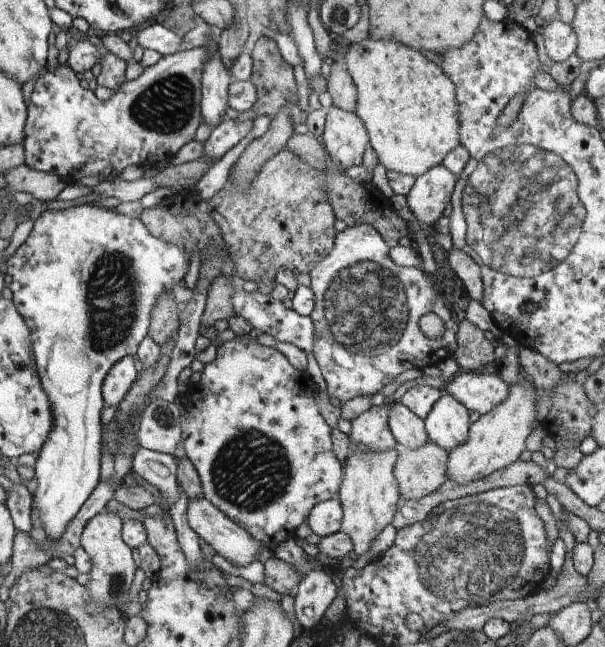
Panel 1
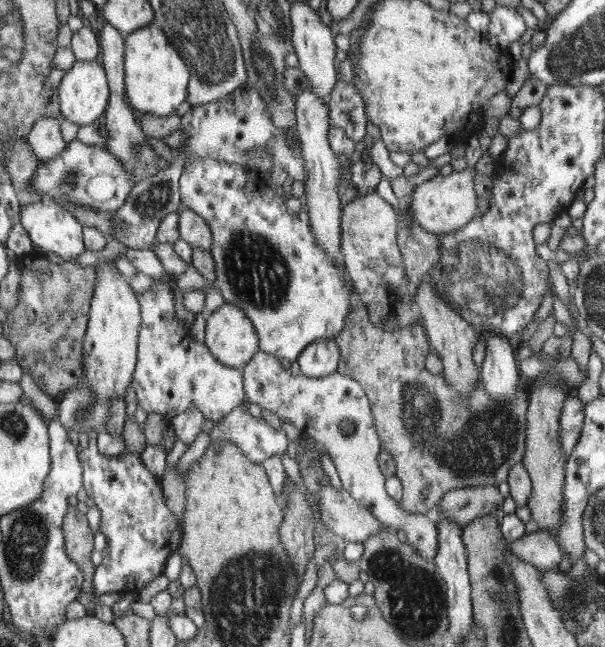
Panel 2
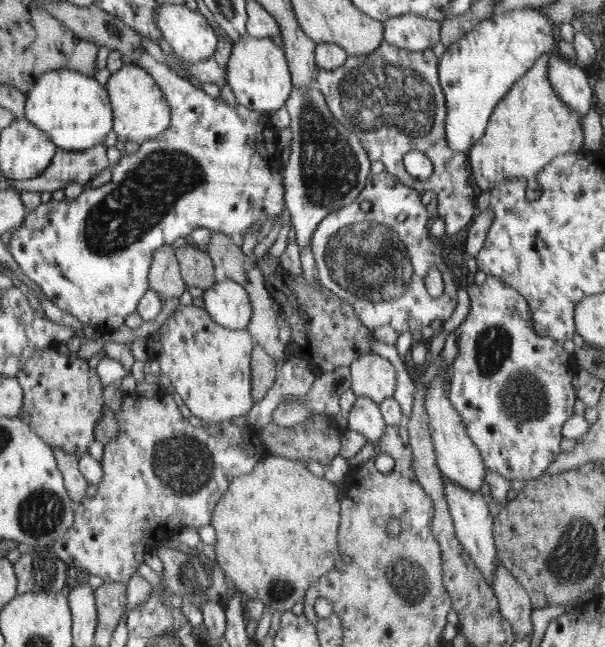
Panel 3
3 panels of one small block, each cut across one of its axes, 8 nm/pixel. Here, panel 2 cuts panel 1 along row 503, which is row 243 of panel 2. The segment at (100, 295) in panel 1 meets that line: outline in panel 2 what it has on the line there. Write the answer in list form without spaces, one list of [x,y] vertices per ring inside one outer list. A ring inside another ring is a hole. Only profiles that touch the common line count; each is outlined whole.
[[[34,200],[27,206],[21,206],[20,224],[26,230],[36,251],[42,255],[56,253],[62,260],[69,262],[69,266],[86,250],[82,231],[84,226],[60,203]]]

